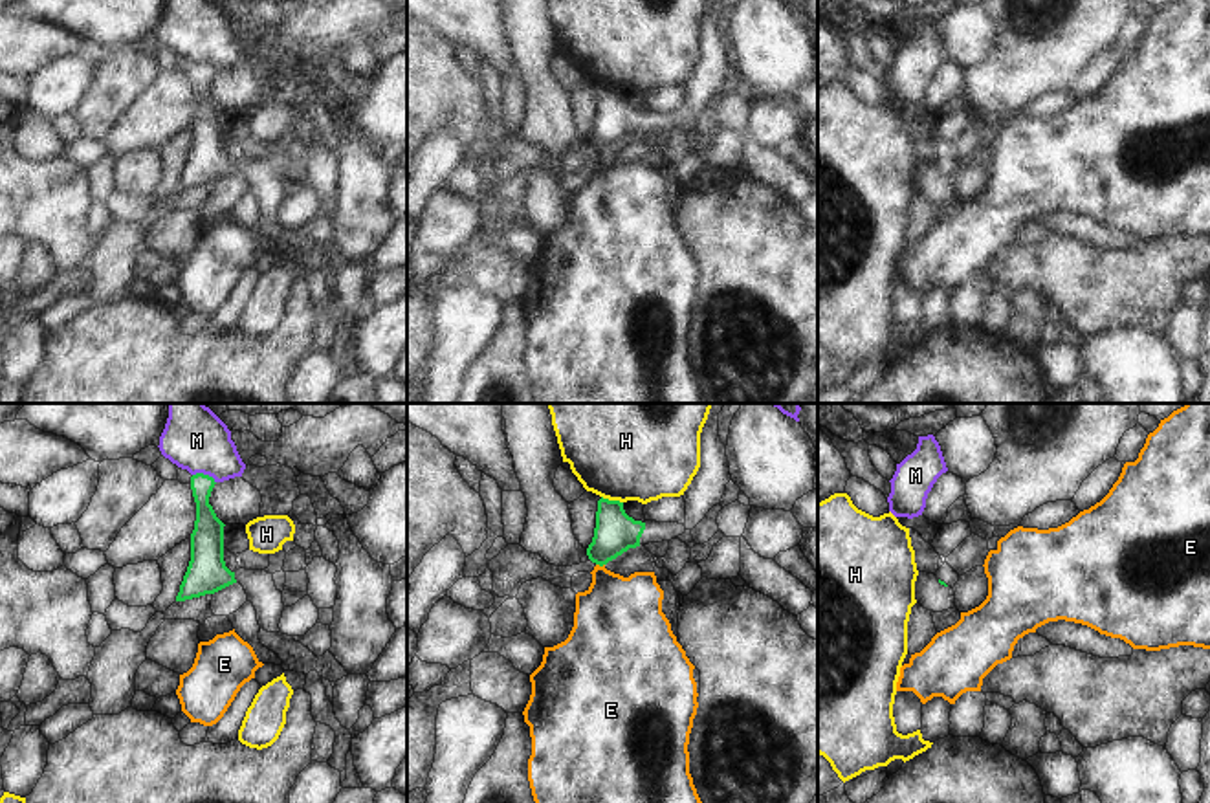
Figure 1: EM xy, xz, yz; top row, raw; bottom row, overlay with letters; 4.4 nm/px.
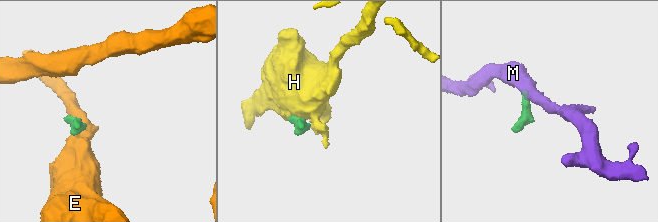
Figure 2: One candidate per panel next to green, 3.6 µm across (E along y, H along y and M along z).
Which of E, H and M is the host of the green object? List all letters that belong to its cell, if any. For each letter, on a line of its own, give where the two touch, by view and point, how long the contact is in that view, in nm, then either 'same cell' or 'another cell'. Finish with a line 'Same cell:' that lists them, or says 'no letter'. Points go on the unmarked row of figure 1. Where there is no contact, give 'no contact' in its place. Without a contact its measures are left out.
E: contact xz (600, 154); length 40 nm; another cell
H: contact xz (613, 90); length 100 nm; another cell
M: contact xy (206, 65); length 110 nm; another cell
Same cell: no letter

